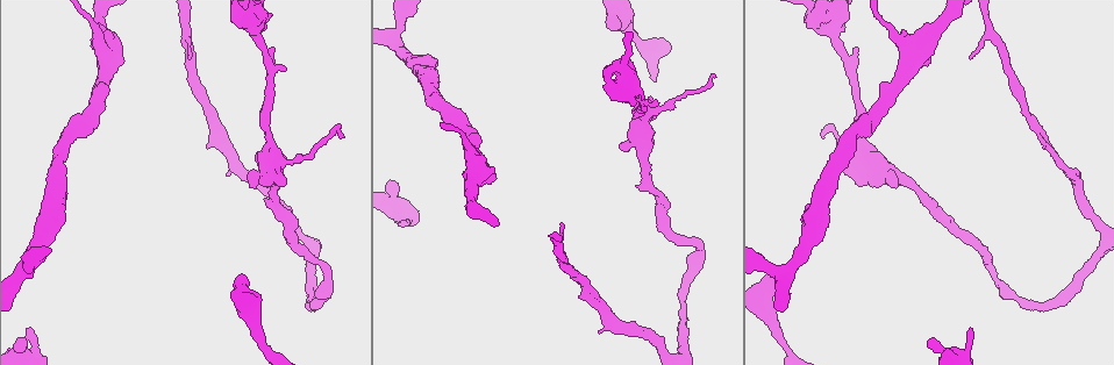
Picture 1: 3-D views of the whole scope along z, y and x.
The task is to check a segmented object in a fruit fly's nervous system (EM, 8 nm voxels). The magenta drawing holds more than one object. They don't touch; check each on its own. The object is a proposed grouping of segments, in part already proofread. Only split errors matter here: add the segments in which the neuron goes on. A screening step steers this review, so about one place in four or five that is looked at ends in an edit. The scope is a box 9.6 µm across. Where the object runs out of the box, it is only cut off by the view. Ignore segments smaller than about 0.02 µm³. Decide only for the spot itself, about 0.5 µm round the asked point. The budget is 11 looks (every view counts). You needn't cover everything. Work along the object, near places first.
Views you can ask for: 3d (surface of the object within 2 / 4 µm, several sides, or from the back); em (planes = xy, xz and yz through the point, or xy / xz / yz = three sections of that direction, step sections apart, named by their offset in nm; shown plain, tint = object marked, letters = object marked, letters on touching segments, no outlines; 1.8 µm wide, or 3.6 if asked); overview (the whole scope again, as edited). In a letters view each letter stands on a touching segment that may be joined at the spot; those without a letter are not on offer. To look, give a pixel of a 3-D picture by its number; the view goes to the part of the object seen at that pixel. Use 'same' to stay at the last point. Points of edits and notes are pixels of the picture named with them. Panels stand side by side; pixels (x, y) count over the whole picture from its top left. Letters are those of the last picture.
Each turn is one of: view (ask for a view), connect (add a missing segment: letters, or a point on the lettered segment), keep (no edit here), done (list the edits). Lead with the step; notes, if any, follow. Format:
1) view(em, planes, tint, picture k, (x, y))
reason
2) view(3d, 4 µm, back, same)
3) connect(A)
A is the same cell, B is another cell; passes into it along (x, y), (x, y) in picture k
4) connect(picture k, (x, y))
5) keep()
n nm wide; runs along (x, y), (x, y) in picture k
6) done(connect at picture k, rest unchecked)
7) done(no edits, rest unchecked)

view(em, xy, step 4, letters, picture 1, (28, 330))

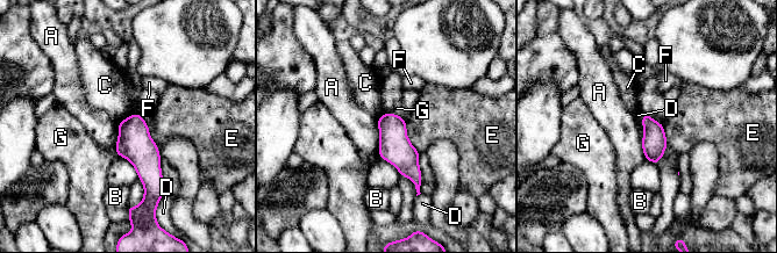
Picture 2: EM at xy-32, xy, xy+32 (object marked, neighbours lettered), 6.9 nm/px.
view(em, planes, letters, same)

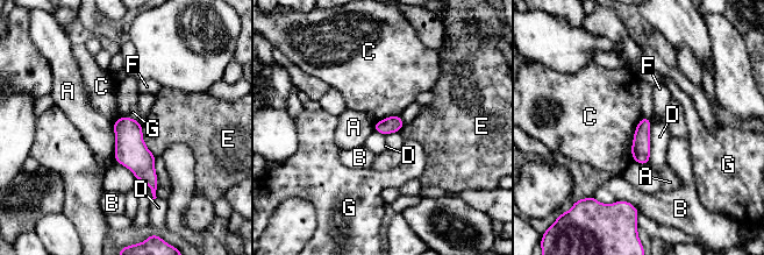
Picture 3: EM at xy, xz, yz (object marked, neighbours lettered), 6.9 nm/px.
keep()
120 nm wide; C touches over 320 nm; A, B, C, D, E, F and G are other cells; no lettered segment goes on from it

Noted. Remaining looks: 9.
view(3d, 2 µm, picture 1, (618, 24))
an open end

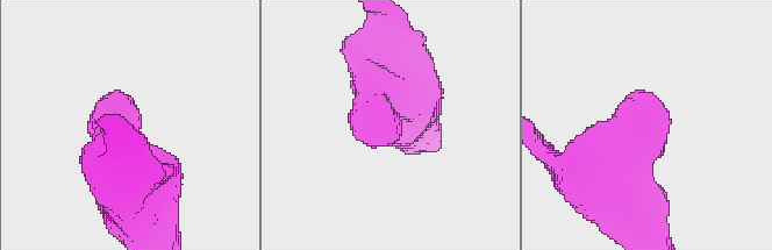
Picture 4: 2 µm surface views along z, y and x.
view(em, planes, letters, picture 4, (388, 124))
now the EM

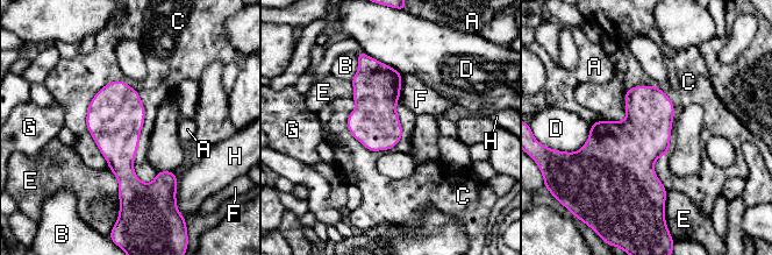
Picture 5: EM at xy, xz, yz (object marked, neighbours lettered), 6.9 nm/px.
keep()
340 nm wide; A, B, C, D, E, F, G and H are other cells; border along (120, 79), (86, 114), (108, 169) in picture 5; no lettered segment goes on from it

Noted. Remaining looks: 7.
view(3d, 4 µm, picture 1, (296, 159))
sudden change in width

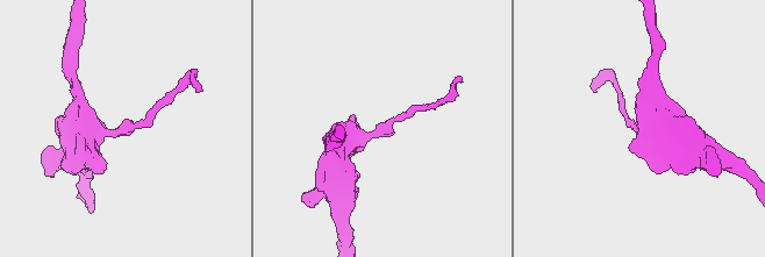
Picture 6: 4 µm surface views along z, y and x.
view(em, planes, tint, picture 6, (387, 130))

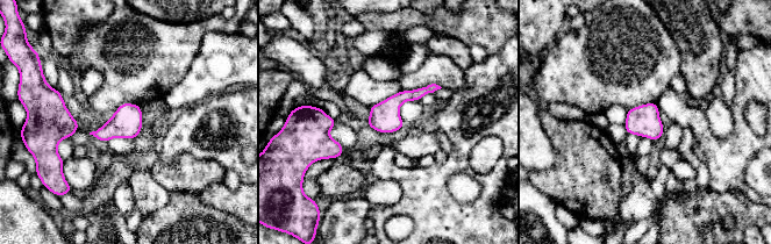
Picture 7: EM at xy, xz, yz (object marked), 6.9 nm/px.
view(em, planes, letters, same)
see the neighbours

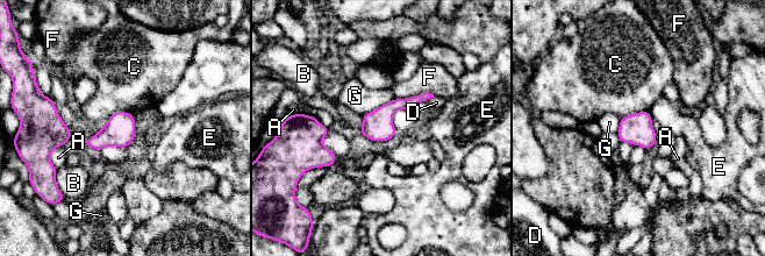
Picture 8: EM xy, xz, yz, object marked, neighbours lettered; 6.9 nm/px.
keep()
A, B, C, D, E, F and G are other cells; border along (649, 112), (652, 119) in picture 8; none of them fits

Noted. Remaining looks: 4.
view(3d, 4 µm, picture 1, (814, 20))
four arms meet

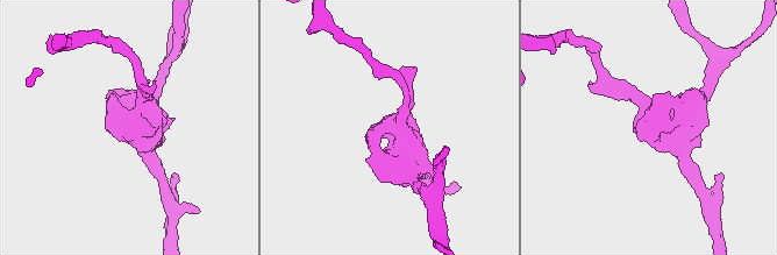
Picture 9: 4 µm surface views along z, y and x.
view(em, xy, step 16, tint, picture 9, (403, 127))

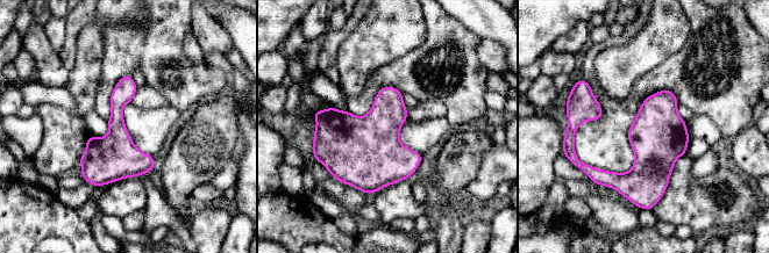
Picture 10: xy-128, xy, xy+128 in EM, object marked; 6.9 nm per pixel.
view(em, xz, step 16, letters, same)

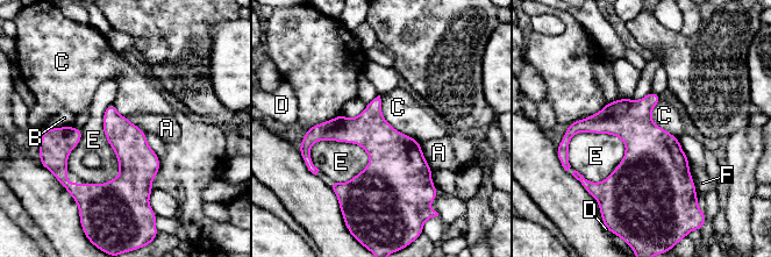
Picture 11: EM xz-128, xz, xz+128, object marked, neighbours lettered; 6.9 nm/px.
keep()
240 nm wide; A, B, C, D, E and F are other cells; border along (379, 95), (383, 116), (419, 142) in picture 11; none of them fits

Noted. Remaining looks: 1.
done(no edits, rest unchecked)

